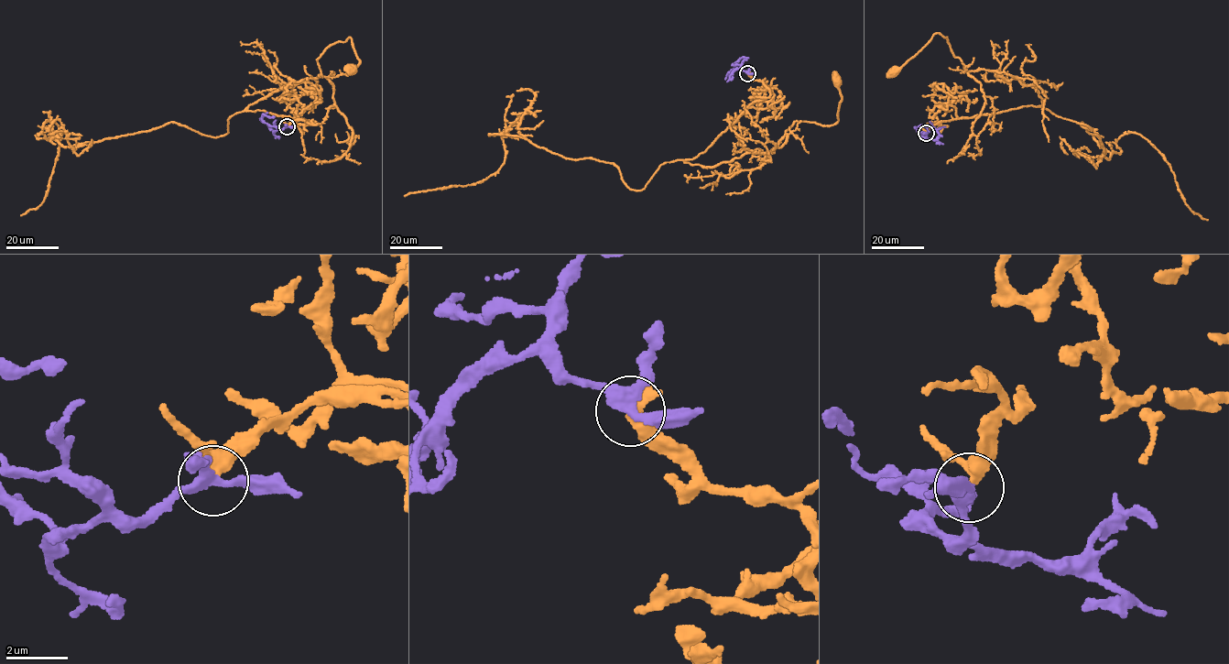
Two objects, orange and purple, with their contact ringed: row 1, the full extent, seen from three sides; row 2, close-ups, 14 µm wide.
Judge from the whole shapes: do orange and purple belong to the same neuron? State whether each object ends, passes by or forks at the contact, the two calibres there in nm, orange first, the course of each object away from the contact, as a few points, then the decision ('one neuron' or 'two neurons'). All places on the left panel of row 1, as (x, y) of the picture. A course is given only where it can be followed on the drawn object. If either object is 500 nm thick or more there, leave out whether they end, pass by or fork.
orange passes by | purple forks | 360/280 nm | orange via (287, 126), (319, 124), (245, 110), (283, 86), (322, 76), (318, 58), (351, 38), (359, 60), (351, 68) | purple via (287, 126), (281, 130), (262, 120), (264, 114), (275, 116) | one neuron

